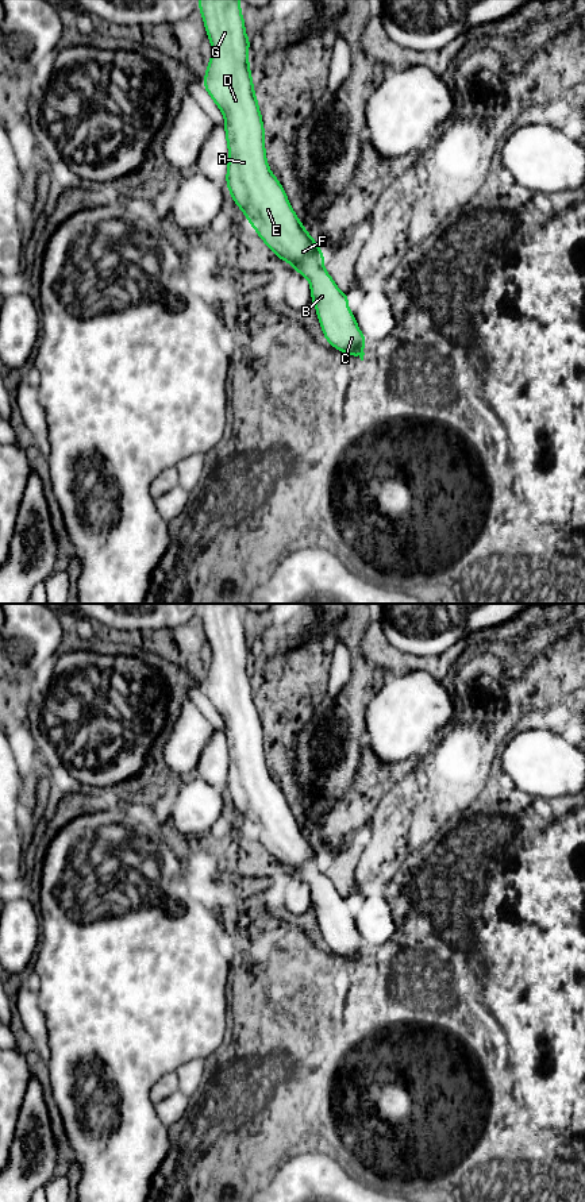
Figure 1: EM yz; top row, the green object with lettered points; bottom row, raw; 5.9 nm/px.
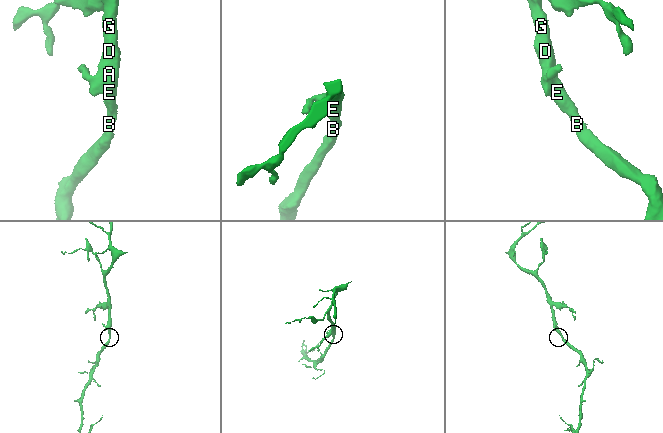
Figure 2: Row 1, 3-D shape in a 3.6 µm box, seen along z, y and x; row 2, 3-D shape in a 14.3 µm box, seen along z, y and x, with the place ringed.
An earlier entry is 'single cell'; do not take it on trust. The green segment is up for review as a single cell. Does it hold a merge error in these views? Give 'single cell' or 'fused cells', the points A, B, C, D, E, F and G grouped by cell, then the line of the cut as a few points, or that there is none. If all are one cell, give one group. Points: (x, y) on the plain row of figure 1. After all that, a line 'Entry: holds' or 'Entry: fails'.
single cell; A B C D E F G; no cut
Entry: holds

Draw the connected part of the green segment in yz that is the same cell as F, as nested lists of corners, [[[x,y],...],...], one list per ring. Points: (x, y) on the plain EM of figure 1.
[[[200,604],[199,615],[212,652],[203,690],[226,725],[228,795],[270,855],[309,885],[312,908],[326,945],[363,966],[361,953],[367,945],[349,916],[350,902],[339,895],[323,872],[324,859],[300,828],[284,793],[268,771],[240,605]]]

